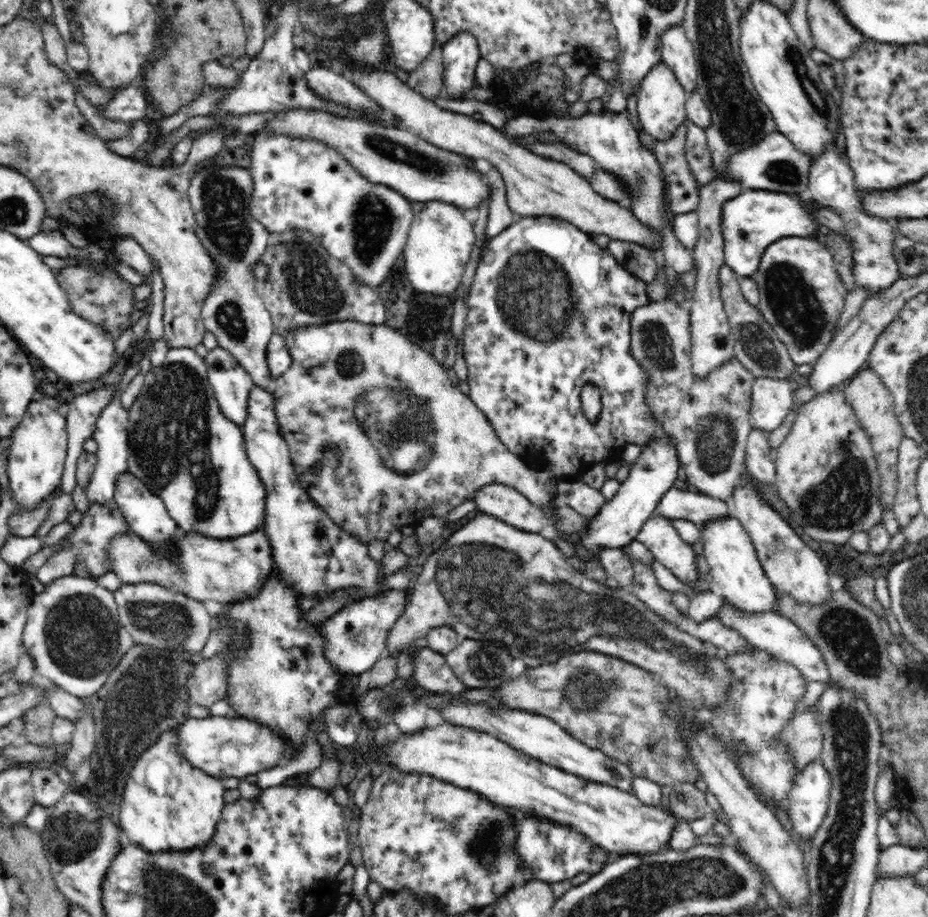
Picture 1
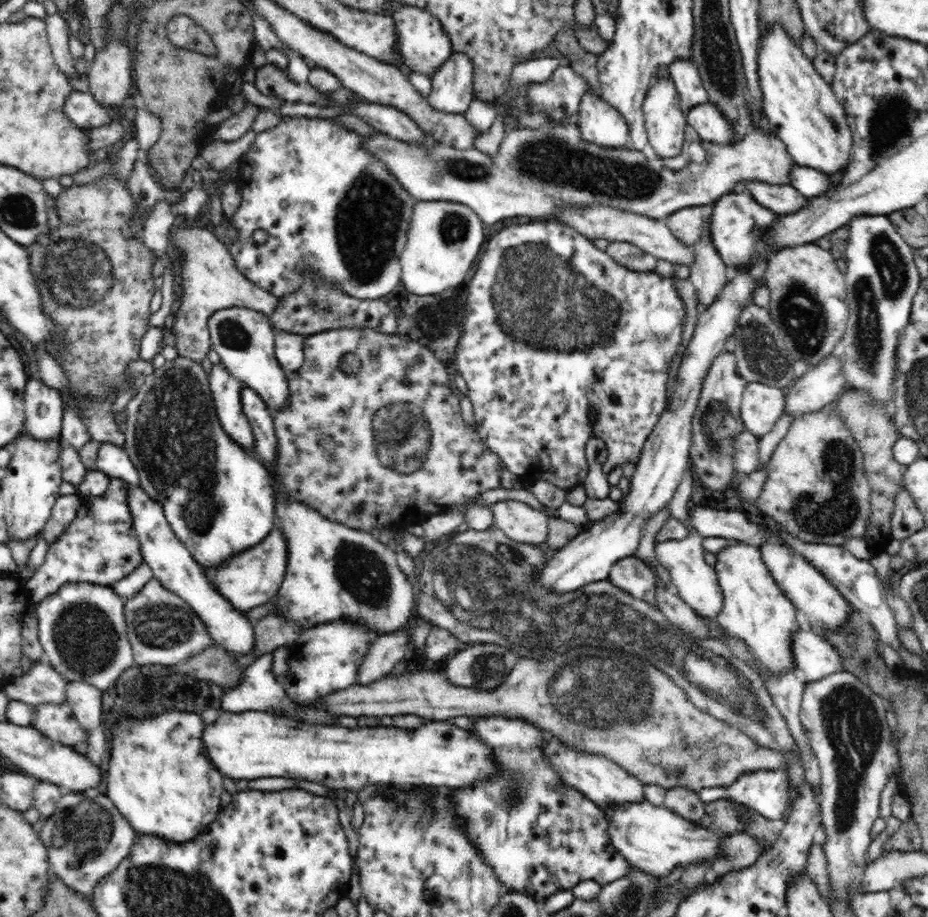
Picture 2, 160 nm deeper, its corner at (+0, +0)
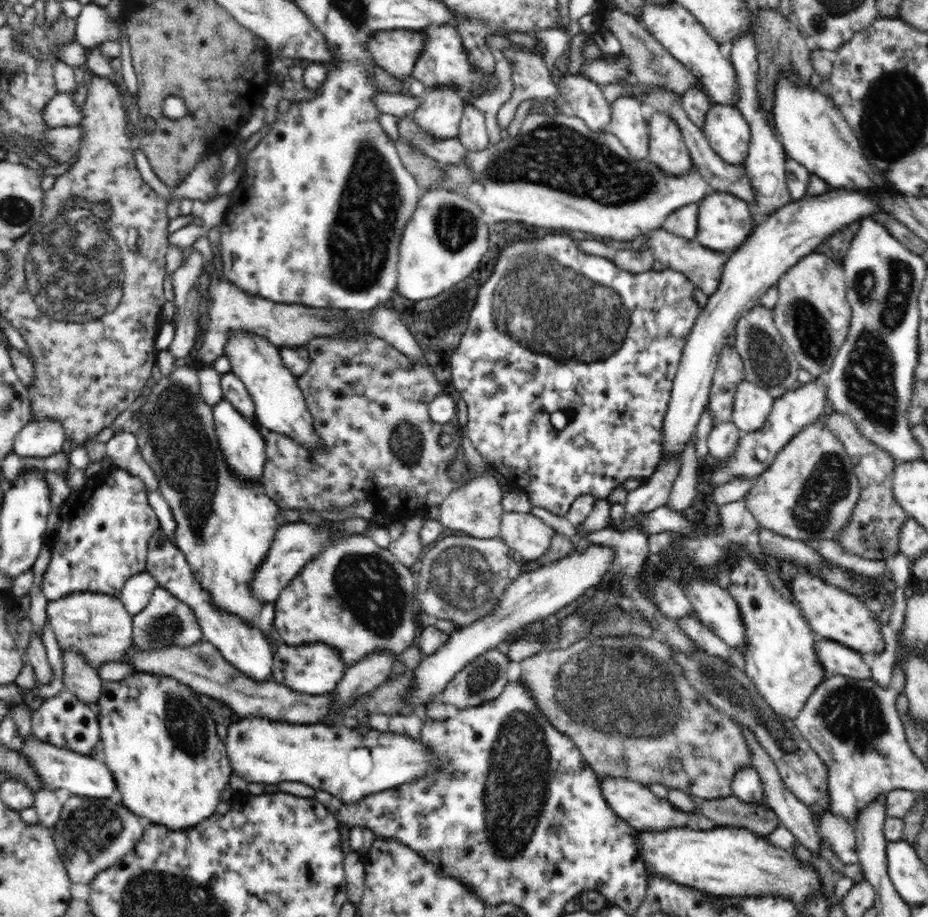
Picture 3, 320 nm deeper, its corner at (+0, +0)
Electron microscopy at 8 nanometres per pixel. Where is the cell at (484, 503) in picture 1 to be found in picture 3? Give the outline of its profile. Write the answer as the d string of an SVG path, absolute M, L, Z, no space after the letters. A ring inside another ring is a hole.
M504 512L500 524L501 539L529 566L546 554L554 534L553 528L530 513Z

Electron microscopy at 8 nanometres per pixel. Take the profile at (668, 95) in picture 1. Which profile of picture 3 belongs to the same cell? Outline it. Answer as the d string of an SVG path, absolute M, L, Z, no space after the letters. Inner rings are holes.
M655 112L649 126L649 156L658 168L670 176L688 174L693 166L687 146L676 123L664 113Z

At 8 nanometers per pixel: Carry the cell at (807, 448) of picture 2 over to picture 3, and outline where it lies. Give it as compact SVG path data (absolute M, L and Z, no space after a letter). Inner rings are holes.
M821 419L796 433L773 464L757 478L756 484L744 498L750 514L755 517L760 528L774 532L792 540L820 540L837 538L851 520L853 508L860 498L860 484L854 472L854 463L846 454L840 439L832 434Z

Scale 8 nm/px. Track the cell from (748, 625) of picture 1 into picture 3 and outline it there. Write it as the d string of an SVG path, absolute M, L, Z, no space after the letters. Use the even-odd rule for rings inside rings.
M817 636L814 642L816 659L824 667L824 678L842 675L856 680L870 680L872 671L858 653L843 644Z

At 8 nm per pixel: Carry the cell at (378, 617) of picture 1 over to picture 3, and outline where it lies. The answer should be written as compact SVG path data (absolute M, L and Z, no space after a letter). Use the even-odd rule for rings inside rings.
M323 642L300 646L290 646L282 643L278 645L276 653L273 654L271 680L302 694L328 694L333 692L347 668L348 666L339 657L339 652Z

